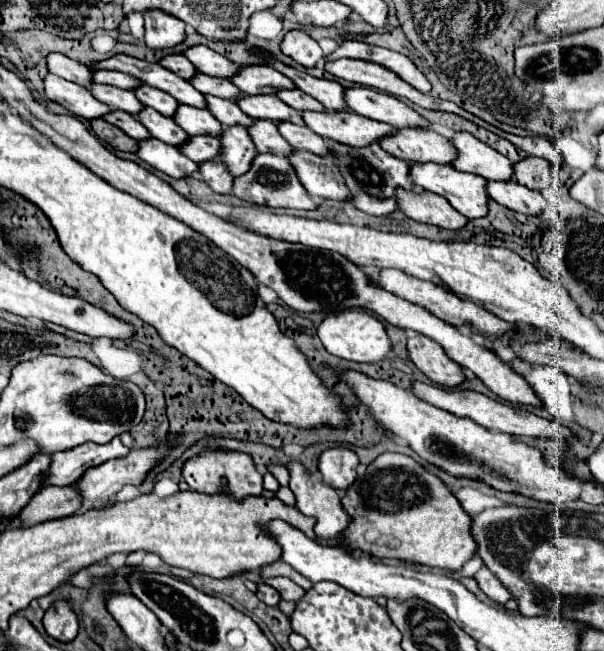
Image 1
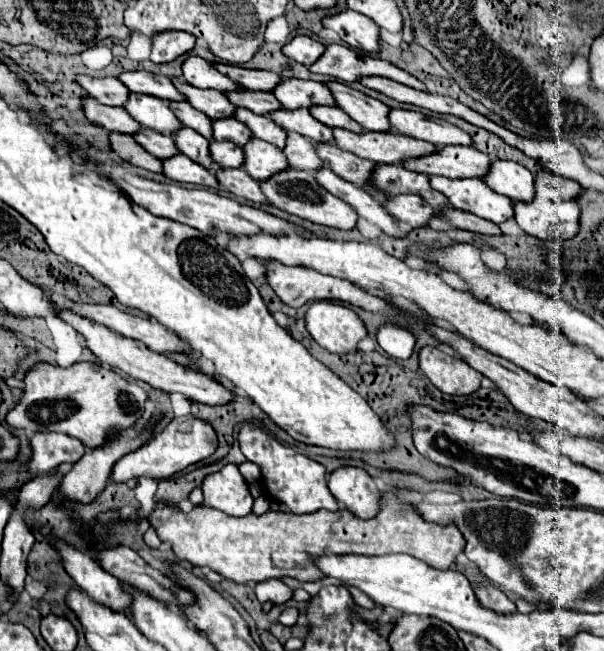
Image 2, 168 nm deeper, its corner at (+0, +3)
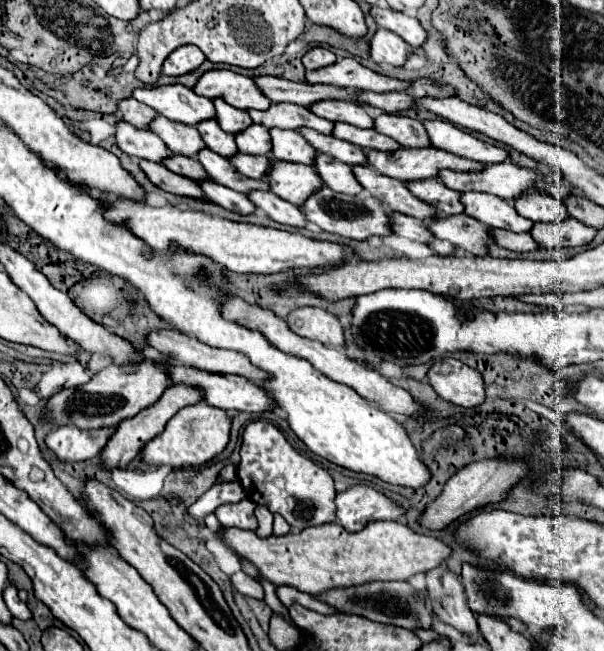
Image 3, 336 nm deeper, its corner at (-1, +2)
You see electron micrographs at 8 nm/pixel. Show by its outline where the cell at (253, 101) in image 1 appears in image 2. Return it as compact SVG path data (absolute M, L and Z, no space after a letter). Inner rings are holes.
M278 108L278 110L272 110L268 116L276 124L280 124L284 130L294 130L314 142L330 142L332 140L332 130L326 124L312 120L312 116L306 108L296 108L296 110Z

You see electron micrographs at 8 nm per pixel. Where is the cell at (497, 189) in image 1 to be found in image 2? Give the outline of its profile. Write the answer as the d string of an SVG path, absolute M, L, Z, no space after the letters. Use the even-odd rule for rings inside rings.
M534 198L530 202L512 202L518 226L540 240L568 240L578 232L580 208L576 202L550 202Z

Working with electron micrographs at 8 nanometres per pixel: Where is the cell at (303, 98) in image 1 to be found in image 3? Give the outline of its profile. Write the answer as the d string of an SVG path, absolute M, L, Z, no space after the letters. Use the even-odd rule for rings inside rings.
M335 123L335 137L345 139L353 145L359 145L363 149L375 149L375 151L397 151L401 149L401 145L397 141L393 141L387 135L381 135L373 129L353 129L351 125L337 125Z

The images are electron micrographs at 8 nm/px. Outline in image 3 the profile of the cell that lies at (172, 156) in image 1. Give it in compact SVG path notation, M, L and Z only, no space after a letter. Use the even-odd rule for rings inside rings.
M203 181L201 189L211 197L211 201L215 201L217 205L221 205L227 211L235 211L235 213L241 213L241 215L251 215L257 209L247 195L233 193L233 189L225 189L223 185L217 185L215 181Z

